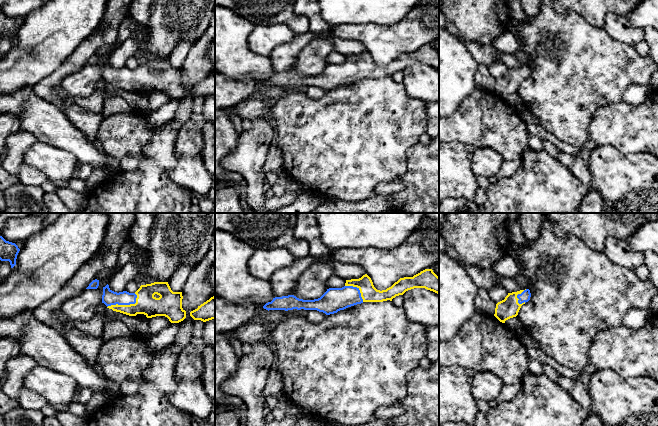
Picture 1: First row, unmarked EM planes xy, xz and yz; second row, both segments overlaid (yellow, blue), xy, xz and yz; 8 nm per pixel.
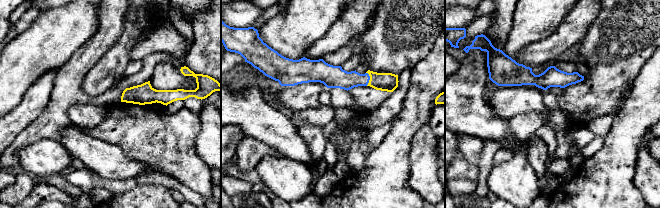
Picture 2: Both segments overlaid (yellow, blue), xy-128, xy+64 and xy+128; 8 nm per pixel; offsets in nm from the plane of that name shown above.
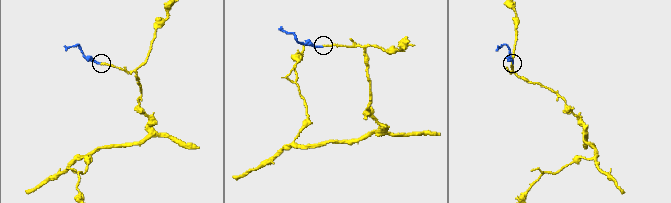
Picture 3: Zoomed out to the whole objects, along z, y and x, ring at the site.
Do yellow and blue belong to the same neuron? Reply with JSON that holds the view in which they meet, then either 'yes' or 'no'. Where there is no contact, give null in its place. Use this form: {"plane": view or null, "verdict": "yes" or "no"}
{"plane": "xy", "verdict": "yes"}

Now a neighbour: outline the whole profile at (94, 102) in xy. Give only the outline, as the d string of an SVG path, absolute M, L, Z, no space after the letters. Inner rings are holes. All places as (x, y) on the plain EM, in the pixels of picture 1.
M101 78L96 83L96 88L90 96L87 97L79 96L72 99L72 102L89 111L97 113L102 112L105 100L106 85L107 82Z

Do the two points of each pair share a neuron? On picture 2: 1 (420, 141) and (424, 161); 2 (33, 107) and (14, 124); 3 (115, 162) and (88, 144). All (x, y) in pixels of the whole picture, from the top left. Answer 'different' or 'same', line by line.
1: same
2: same
3: same

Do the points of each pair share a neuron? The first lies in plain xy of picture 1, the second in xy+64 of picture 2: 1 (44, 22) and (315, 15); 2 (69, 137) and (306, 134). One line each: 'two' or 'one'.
1: one
2: two

